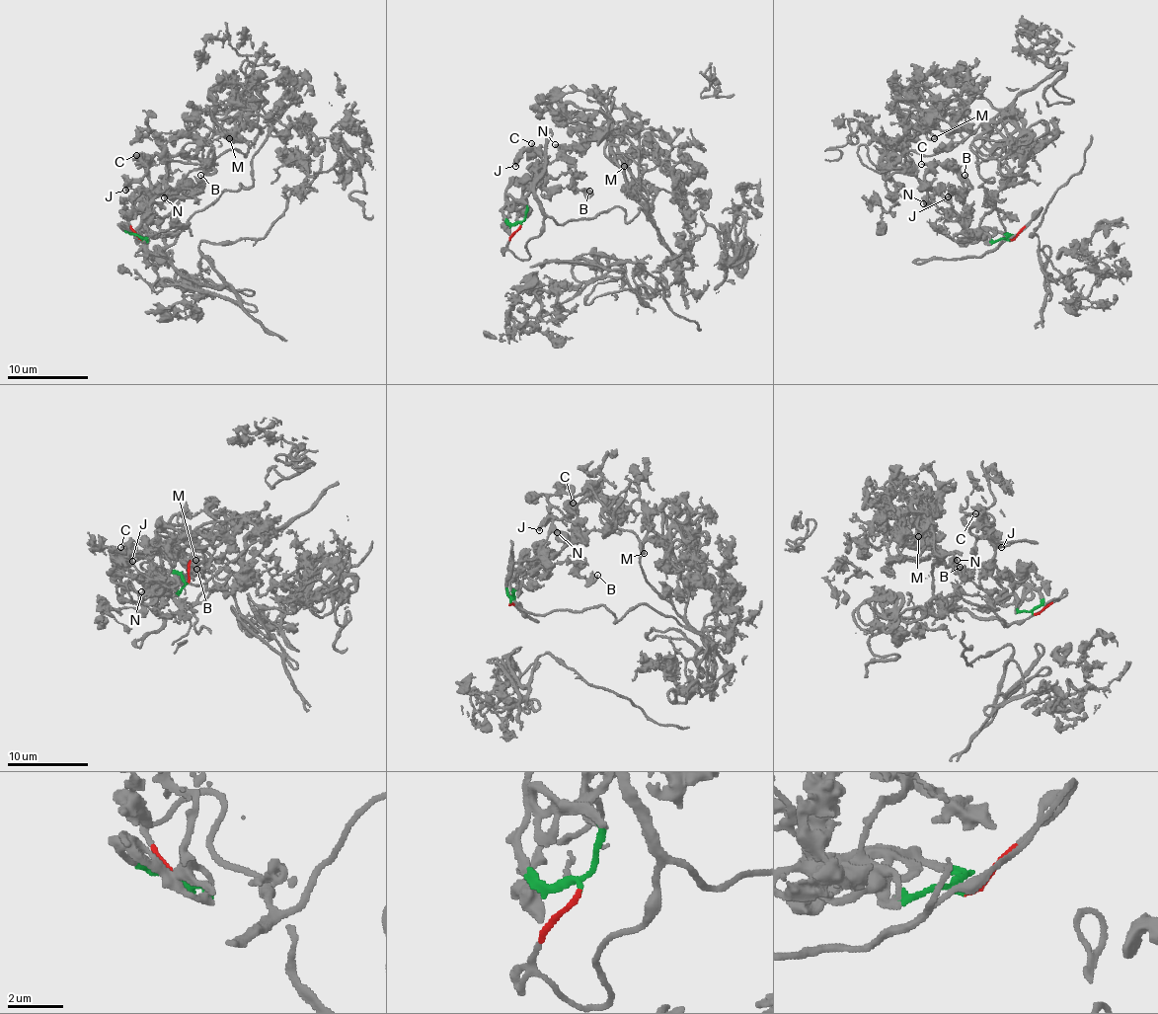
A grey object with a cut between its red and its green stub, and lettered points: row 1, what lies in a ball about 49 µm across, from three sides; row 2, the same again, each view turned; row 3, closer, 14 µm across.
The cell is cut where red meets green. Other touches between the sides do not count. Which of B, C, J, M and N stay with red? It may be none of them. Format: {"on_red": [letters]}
{"on_red": ["M", "N"]}

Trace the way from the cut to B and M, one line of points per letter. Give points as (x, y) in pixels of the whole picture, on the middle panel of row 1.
B: (520, 226), (526, 208), (523, 194), (533, 185), (544, 185), (571, 173), (579, 190), (589, 191)
M: (520, 226), (507, 244), (521, 259), (546, 217), (642, 209), (658, 236), (625, 166)

